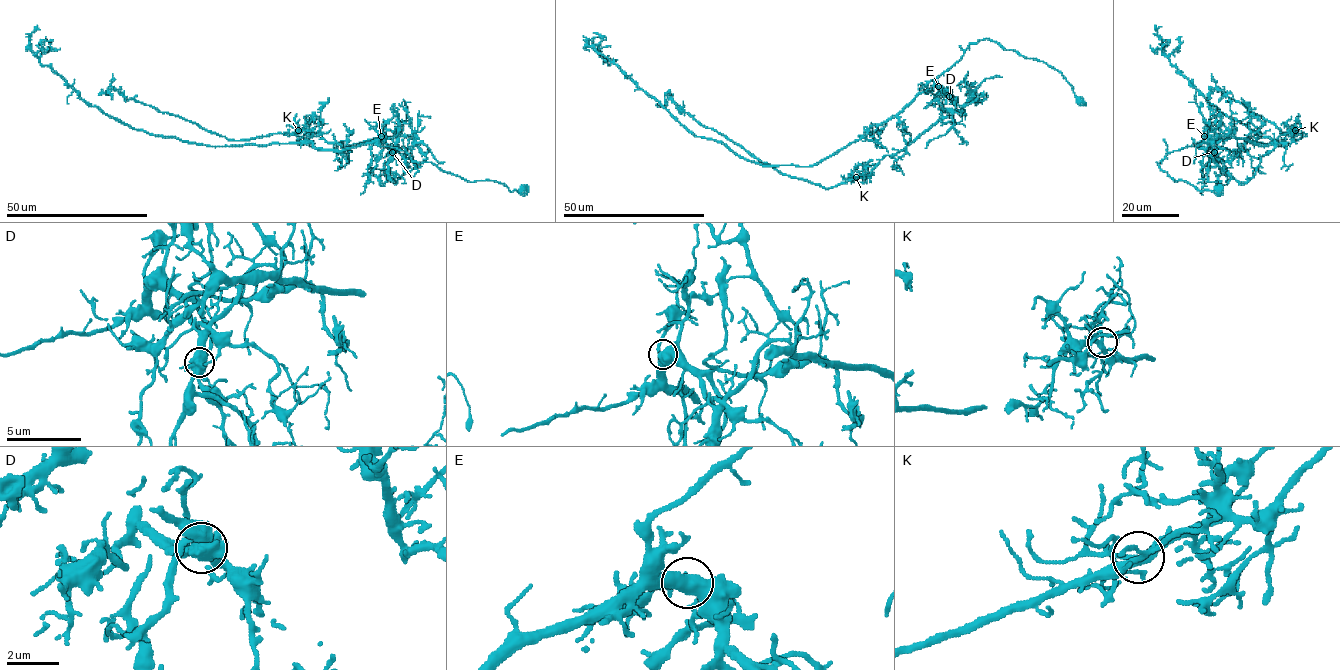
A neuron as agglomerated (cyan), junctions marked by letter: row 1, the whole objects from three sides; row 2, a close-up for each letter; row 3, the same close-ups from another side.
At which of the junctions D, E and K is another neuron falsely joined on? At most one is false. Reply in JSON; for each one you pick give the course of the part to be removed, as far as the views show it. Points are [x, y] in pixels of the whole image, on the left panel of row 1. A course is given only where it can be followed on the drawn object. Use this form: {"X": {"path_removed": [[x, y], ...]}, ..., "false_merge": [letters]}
{"D": {"path_removed": [[392, 151], [398, 133], [351, 145], [303, 130], [227, 139], [118, 90], [99, 94]]}, "false_merge": ["D"]}

